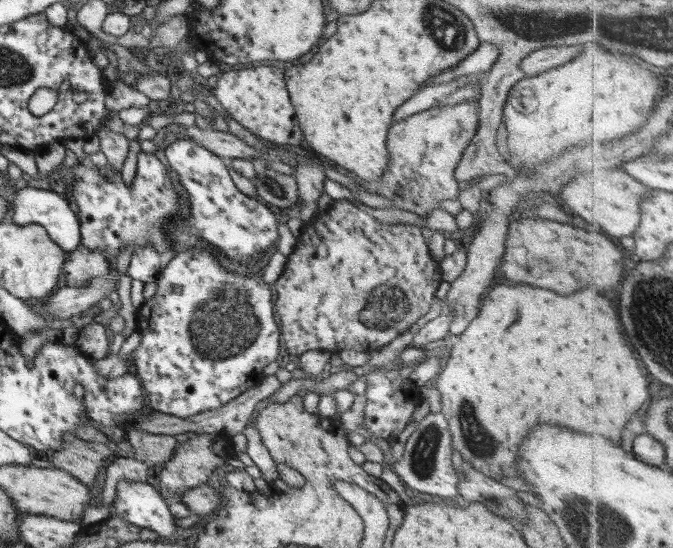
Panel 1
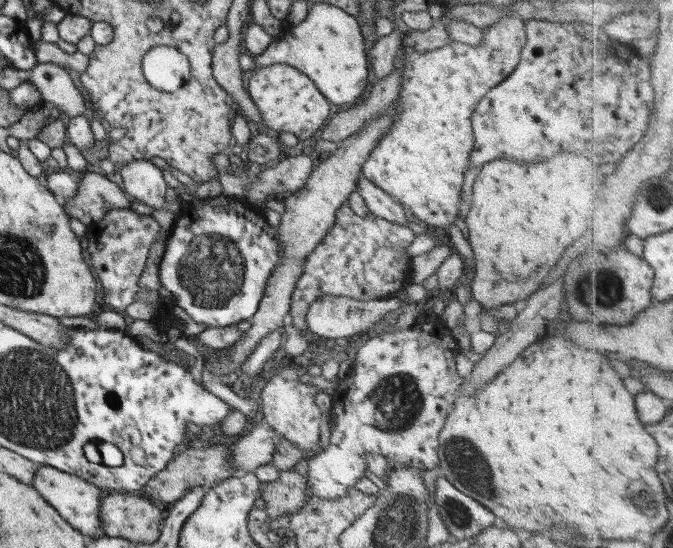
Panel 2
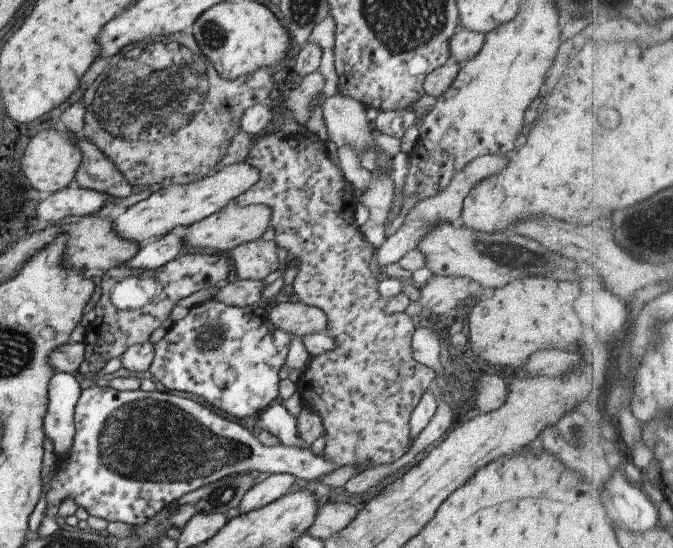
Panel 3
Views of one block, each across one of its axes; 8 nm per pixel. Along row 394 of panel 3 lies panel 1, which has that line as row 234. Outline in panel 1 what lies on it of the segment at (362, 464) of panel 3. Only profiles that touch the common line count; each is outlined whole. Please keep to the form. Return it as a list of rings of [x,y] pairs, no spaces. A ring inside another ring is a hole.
[[[332,201],[330,209],[304,223],[283,273],[274,283],[277,292],[274,306],[280,316],[284,346],[292,358],[314,349],[333,354],[341,350],[375,351],[410,329],[430,310],[442,281],[439,263],[431,256],[420,227],[382,224],[350,201]]]

